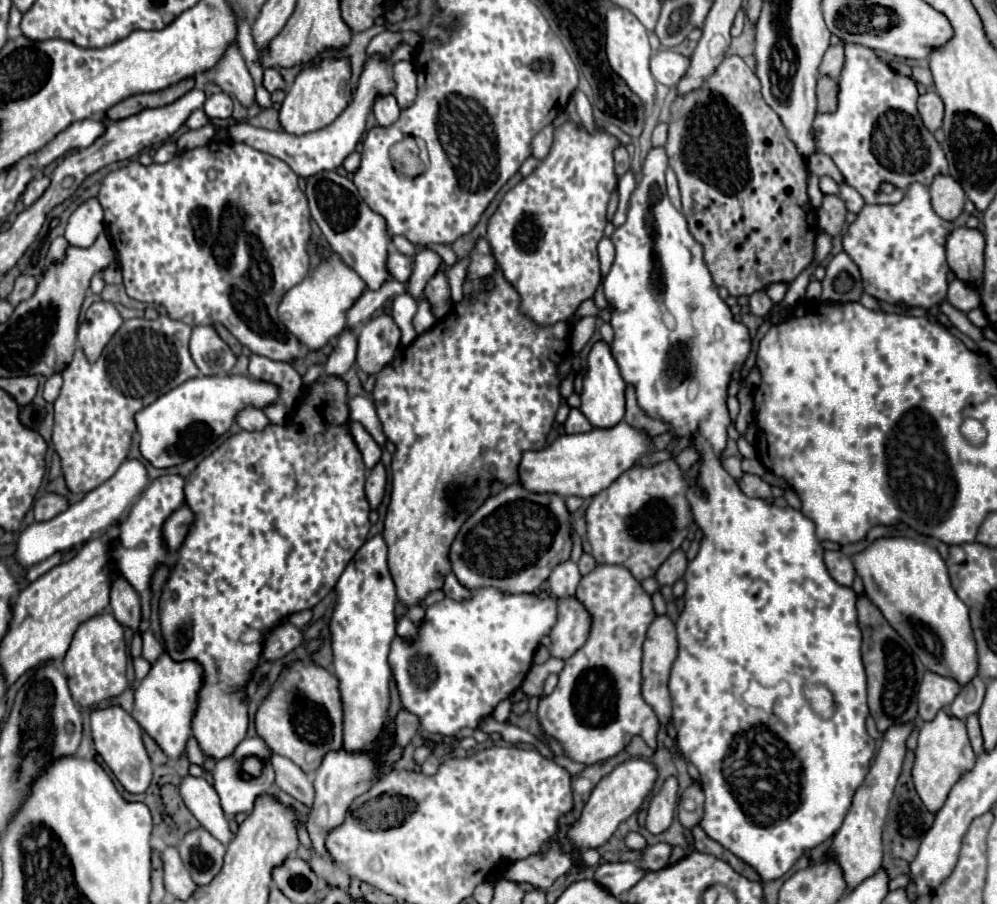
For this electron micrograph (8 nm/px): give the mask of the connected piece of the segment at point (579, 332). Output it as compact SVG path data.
M596 316L582 318L574 327L572 332L572 350L579 352L591 339L596 328Z

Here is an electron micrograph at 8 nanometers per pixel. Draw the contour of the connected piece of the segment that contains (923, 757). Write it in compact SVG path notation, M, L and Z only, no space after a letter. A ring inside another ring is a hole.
M940 710L934 716L934 720L924 722L920 726L912 778L914 778L916 792L920 794L922 802L928 806L928 810L932 810L932 812L940 810L940 806L946 802L954 782L958 782L960 776L974 766L974 762L976 762L976 754L970 746L970 738L966 734L964 720L952 718L946 710Z

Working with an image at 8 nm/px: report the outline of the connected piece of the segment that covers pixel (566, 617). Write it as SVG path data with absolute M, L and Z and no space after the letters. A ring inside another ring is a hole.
M556 598L558 620L550 630L550 654L554 658L570 658L588 638L592 616L576 598Z

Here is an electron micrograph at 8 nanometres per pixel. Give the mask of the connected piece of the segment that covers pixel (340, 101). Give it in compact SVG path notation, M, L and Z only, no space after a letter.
M322 58L318 62L312 62L300 70L296 76L294 84L286 92L286 98L280 108L280 124L284 126L286 132L292 134L304 134L304 132L314 132L320 130L328 124L332 124L348 106L352 90L348 86L352 78L352 66L350 58Z

